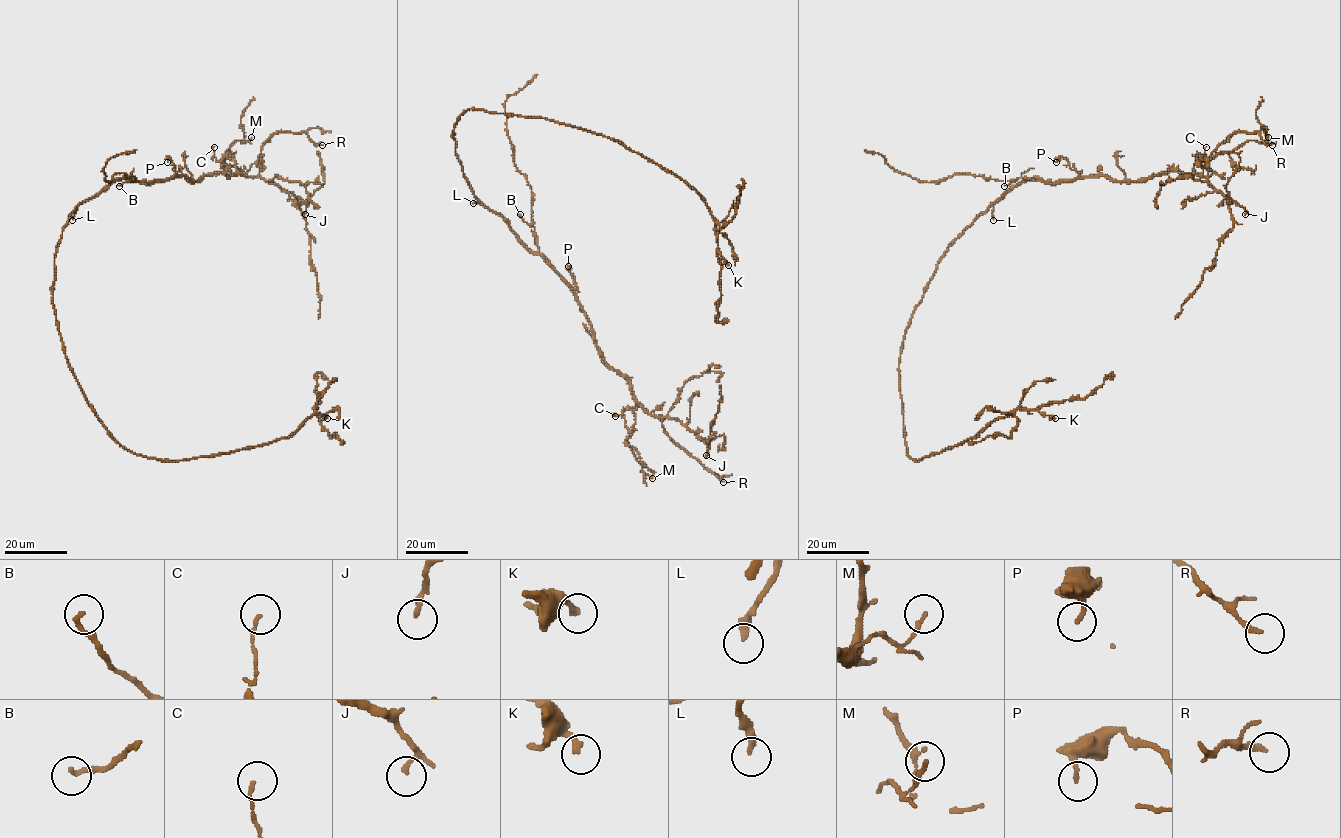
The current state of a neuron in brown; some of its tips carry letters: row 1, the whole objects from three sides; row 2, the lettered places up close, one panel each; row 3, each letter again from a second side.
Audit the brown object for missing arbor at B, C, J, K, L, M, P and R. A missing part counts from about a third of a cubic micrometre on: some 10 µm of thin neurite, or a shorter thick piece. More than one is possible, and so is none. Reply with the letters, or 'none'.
L

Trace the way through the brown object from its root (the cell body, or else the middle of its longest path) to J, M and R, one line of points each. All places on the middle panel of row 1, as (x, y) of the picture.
J: (455, 147), (474, 196), (570, 287), (600, 357), (649, 412), (676, 419), (707, 440), (706, 455)
M: (455, 147), (474, 196), (570, 287), (598, 354), (629, 382), (636, 406), (627, 443), (652, 478)
R: (455, 147), (474, 196), (570, 287), (600, 357), (662, 418), (664, 430), (723, 482)

